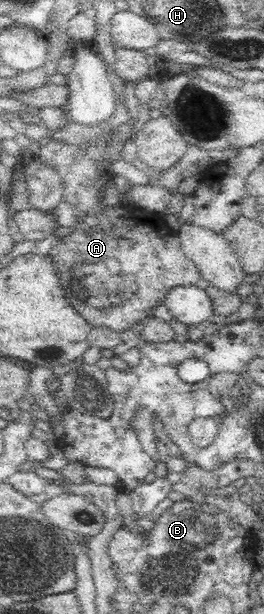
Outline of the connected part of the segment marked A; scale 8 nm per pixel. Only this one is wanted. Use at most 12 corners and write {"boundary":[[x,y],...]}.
{"boundary":[[60,140],[73,231],[49,250],[69,304],[118,333],[175,286],[219,316],[238,294],[208,284],[165,215],[104,207],[99,164]]}

